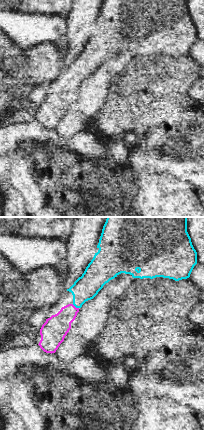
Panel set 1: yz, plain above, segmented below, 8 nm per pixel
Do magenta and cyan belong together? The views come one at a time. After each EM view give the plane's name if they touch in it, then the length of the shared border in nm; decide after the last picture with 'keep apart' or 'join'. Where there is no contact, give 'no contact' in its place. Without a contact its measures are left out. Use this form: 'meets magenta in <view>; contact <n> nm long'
meets magenta in yz; contact 70 nm long

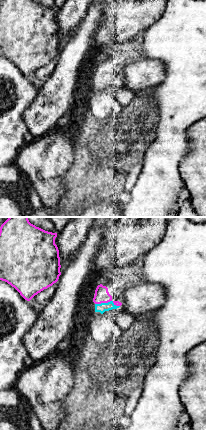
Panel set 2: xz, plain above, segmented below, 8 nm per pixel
meets magenta in xz; contact 200 nm long

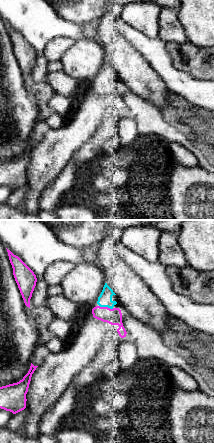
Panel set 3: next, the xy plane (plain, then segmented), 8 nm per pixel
meets magenta in xy; contact 120 nm long

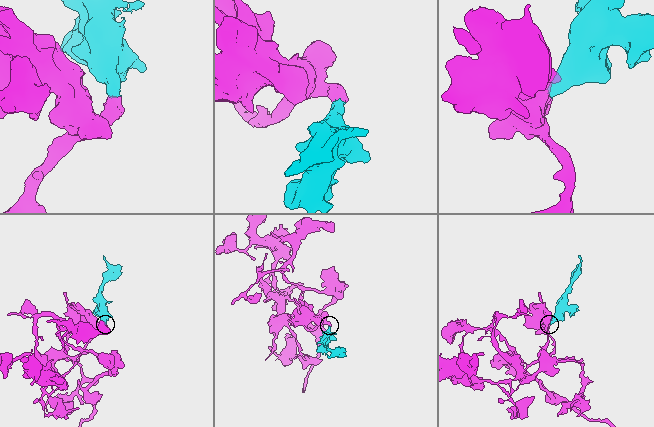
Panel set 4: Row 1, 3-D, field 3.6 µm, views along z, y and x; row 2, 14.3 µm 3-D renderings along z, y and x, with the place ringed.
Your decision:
join

